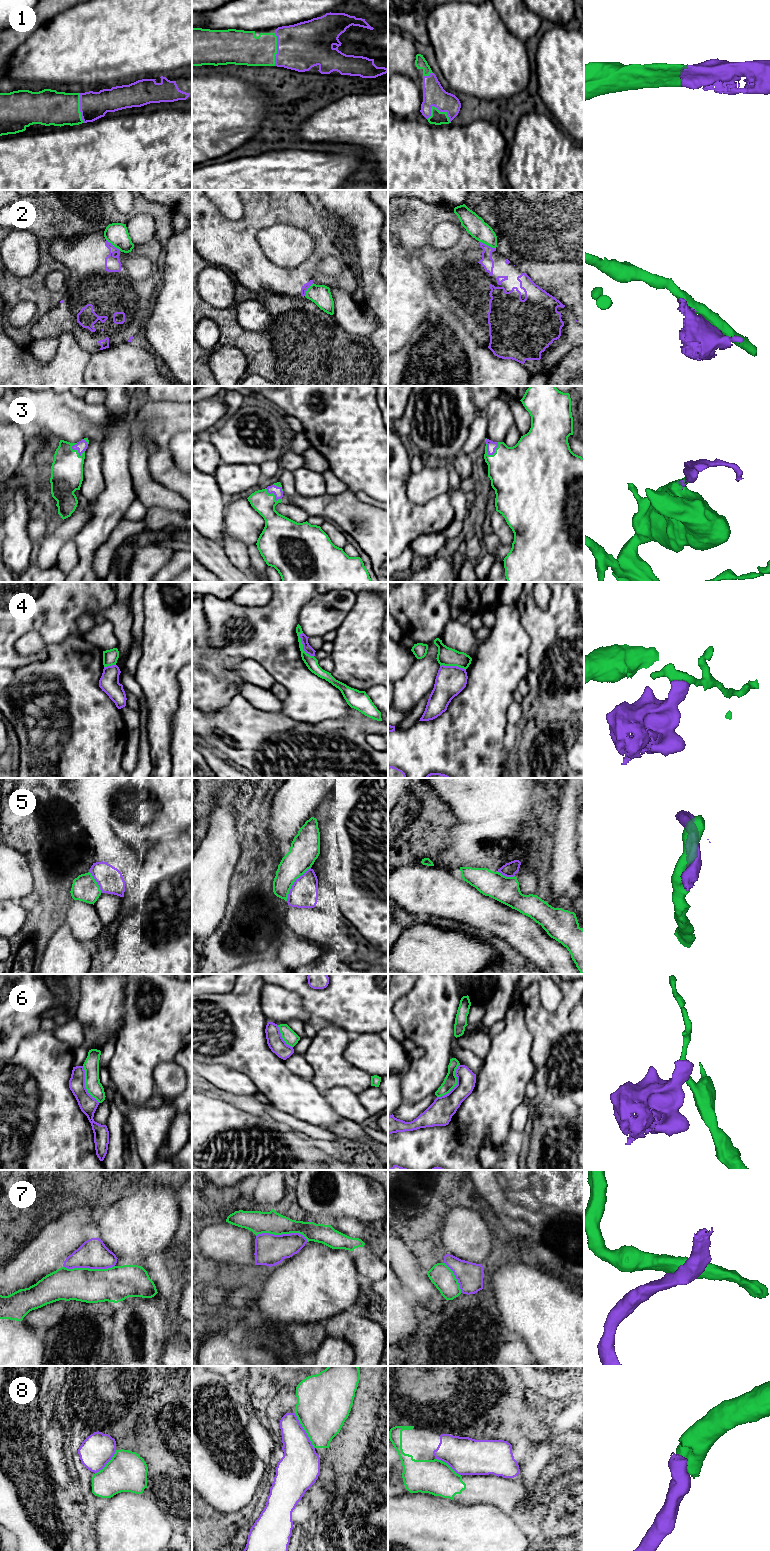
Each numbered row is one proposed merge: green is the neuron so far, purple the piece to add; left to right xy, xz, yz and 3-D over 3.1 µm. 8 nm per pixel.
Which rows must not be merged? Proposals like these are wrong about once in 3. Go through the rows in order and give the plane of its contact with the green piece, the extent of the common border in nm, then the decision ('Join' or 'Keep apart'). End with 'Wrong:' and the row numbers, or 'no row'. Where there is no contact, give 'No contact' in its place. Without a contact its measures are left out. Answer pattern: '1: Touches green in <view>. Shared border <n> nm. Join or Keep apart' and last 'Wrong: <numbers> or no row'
1: Touches green in yz. Shared border 200 nm. Join
2: Touches green in yz. Shared border 140 nm. Keep apart
3: Touches green in yz. Shared border 140 nm. Join
4: Touches green in xz. Shared border 220 nm. Keep apart
5: Touches green in xz. Shared border 340 nm. Keep apart
6: Touches green in yz. Shared border 320 nm. Keep apart
7: Touches green in xz. Shared border 420 nm. Keep apart
8: Touches green in xz. Shared border 340 nm. Join
Wrong: 2, 4, 5, 6, 7

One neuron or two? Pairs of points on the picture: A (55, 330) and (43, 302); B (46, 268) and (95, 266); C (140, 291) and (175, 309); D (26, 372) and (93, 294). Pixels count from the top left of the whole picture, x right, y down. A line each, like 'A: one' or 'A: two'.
A: two
B: two
C: two
D: two

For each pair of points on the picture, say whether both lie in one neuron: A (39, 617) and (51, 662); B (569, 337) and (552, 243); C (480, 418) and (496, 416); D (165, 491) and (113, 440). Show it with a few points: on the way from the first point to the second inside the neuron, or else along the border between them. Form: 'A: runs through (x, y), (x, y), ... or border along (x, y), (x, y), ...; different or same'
A: border along (70, 634), (63, 641), (49, 645); different
B: border along (544, 290), (558, 299), (573, 313); different
C: border along (485, 409), (487, 437); different
D: border along (129, 432), (130, 458), (128, 470), (132, 479); different

